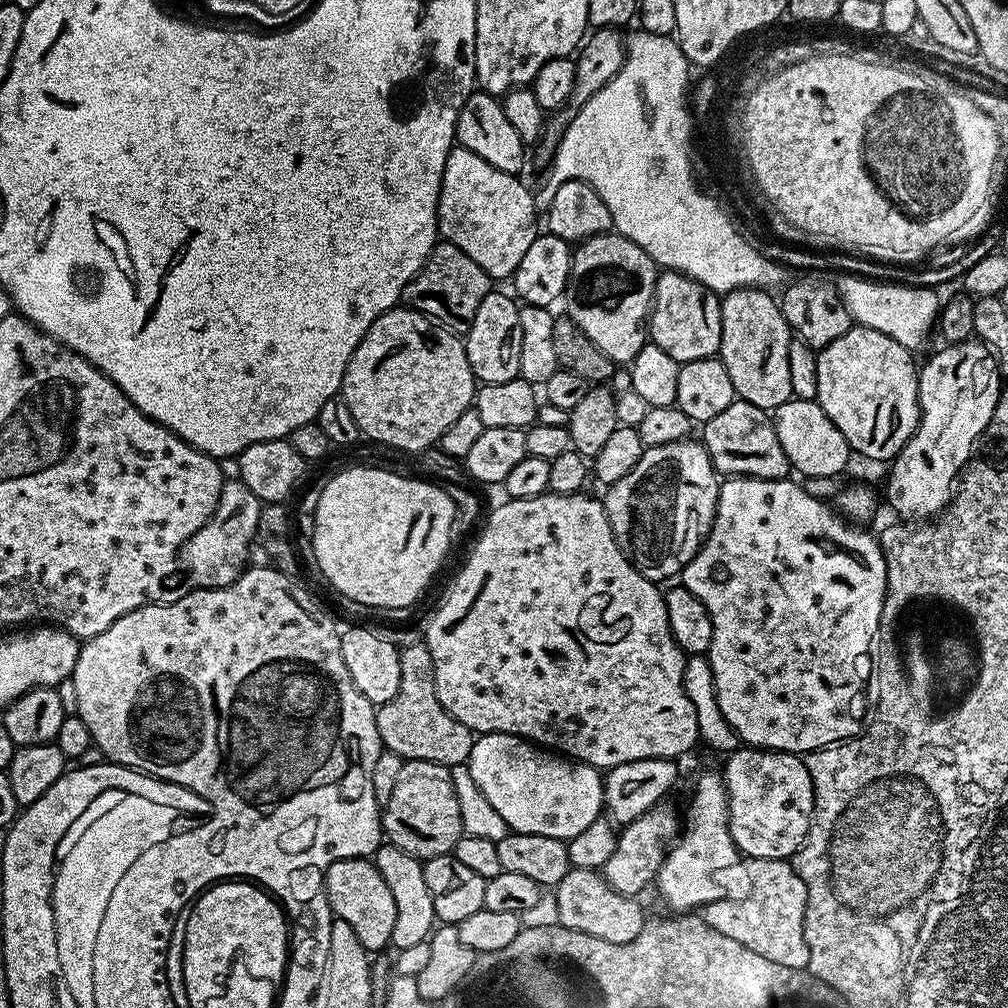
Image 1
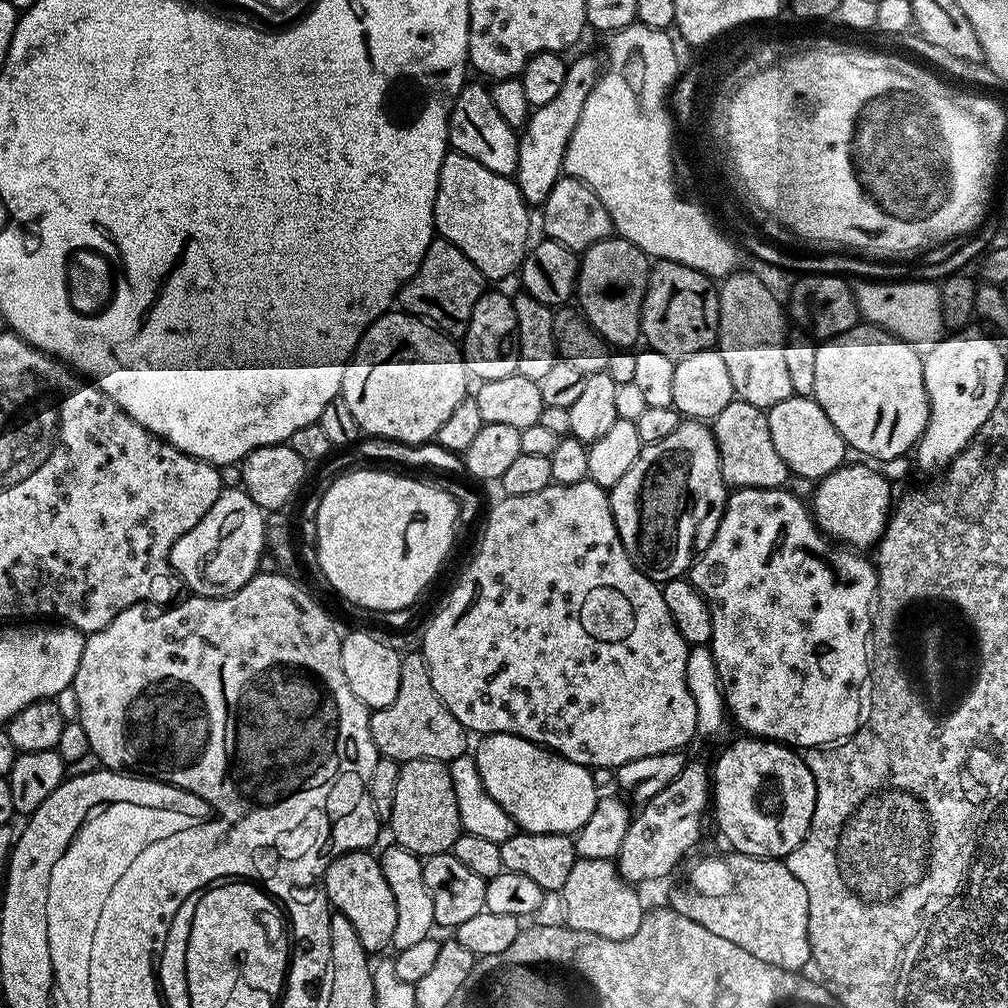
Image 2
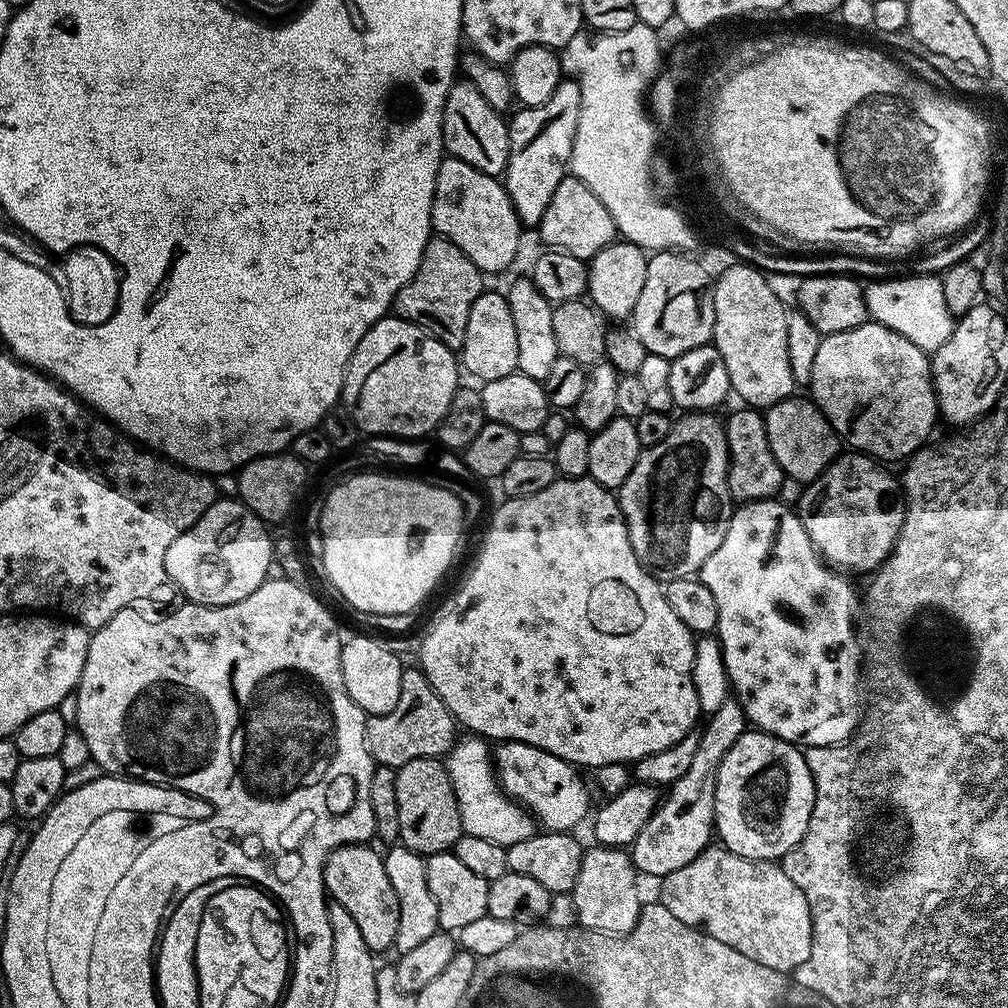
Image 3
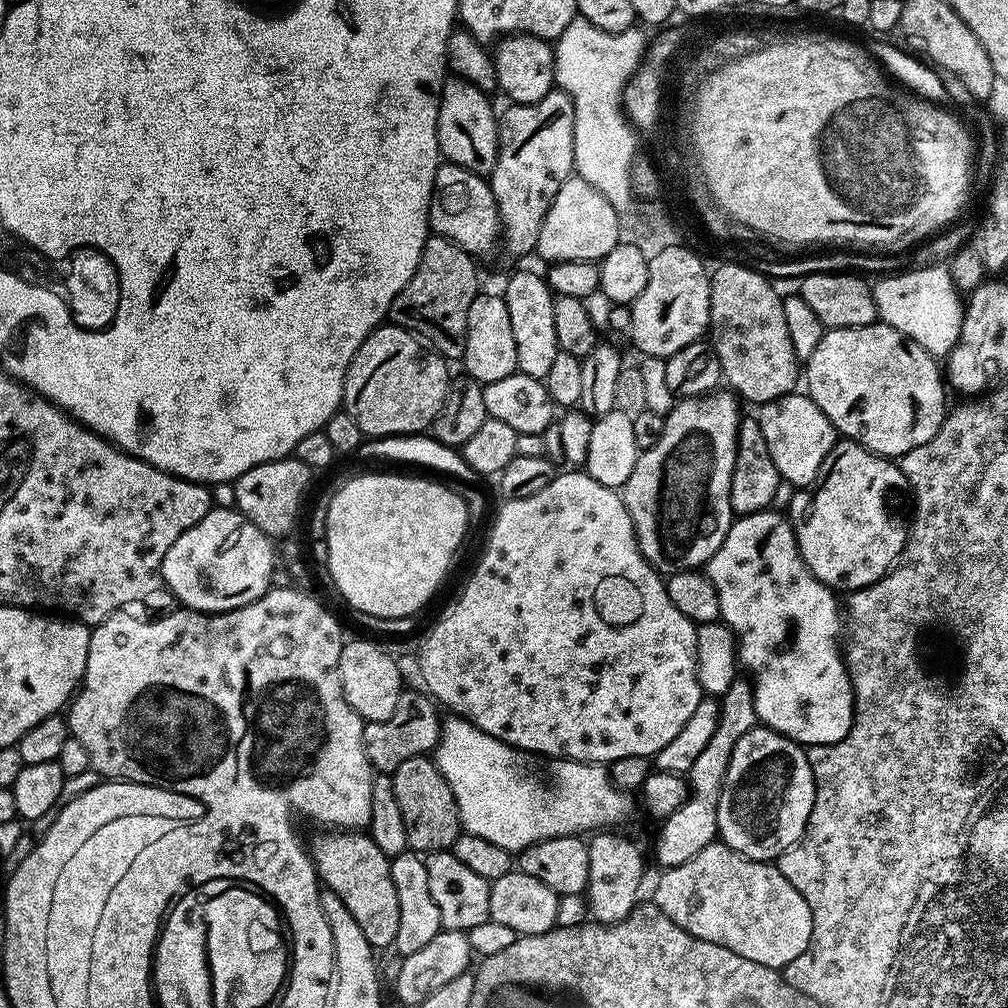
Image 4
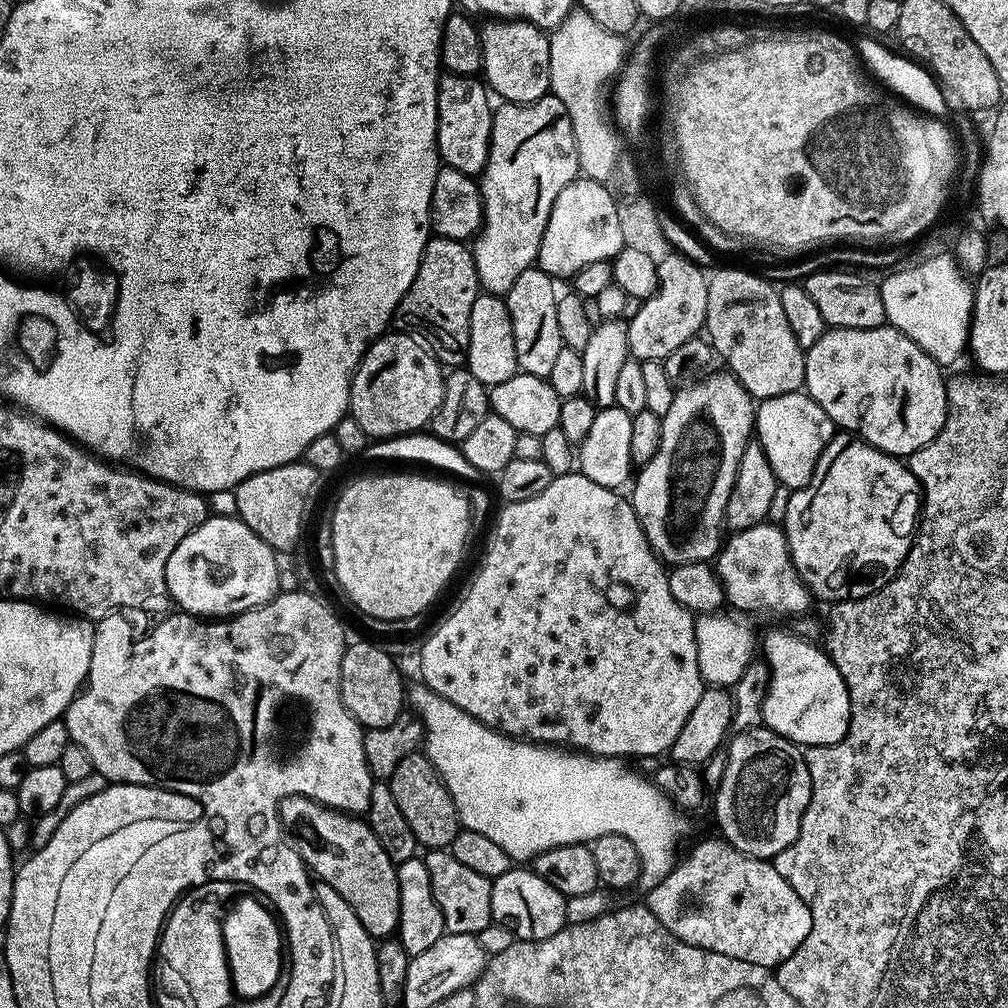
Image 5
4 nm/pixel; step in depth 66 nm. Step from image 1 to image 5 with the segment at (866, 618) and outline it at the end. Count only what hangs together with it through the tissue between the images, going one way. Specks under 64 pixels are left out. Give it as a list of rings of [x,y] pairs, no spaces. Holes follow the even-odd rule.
[[[772,523],[732,532],[715,557],[716,573],[720,575],[727,603],[744,612],[804,612],[814,604],[813,597],[794,570],[783,527]],[[772,632],[764,640],[764,656],[768,666],[768,689],[760,711],[763,727],[774,730],[797,746],[839,742],[850,722],[850,694],[846,690],[846,682],[842,682],[842,674],[838,674],[823,647],[819,643],[811,644],[792,632]]]

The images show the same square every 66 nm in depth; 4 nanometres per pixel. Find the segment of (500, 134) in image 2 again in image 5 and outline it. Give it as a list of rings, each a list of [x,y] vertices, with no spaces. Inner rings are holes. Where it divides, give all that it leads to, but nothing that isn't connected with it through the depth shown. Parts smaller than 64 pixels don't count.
[[[454,72],[441,75],[436,89],[438,90],[436,148],[440,152],[441,161],[447,167],[464,172],[467,176],[479,177],[488,161],[488,144],[492,140],[494,104],[488,101],[489,89],[475,75],[460,75]]]

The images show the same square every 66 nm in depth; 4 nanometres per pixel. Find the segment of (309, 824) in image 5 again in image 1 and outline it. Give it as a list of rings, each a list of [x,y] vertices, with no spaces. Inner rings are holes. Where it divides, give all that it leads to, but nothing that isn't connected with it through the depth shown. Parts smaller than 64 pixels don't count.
[[[349,854],[345,860],[334,862],[324,869],[324,893],[328,896],[328,905],[332,908],[333,917],[350,925],[350,930],[354,930],[358,942],[362,942],[362,946],[369,954],[383,953],[391,945],[394,918],[398,915],[398,909],[394,907],[394,894],[390,894],[390,886],[386,886],[386,878],[382,878],[382,874],[371,859]]]

